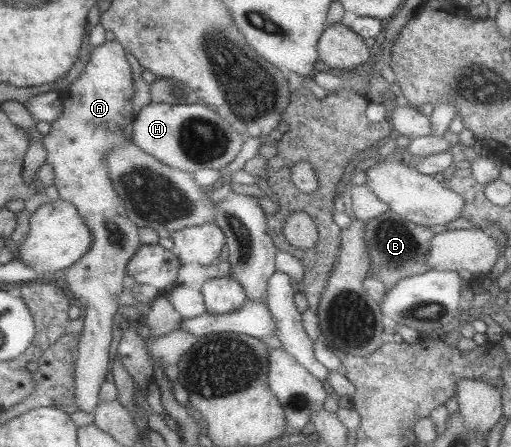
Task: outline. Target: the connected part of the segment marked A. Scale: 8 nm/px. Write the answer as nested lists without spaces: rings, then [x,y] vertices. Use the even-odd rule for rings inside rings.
[[[109,40],[101,45],[93,47],[90,59],[85,63],[85,69],[73,81],[69,89],[60,92],[63,102],[63,113],[51,122],[51,129],[44,135],[44,146],[47,150],[46,163],[53,166],[54,184],[57,186],[60,198],[75,205],[79,215],[83,218],[87,228],[93,234],[93,243],[89,245],[89,251],[67,268],[65,278],[67,285],[75,300],[84,308],[85,320],[81,340],[78,342],[76,359],[76,387],[75,401],[79,411],[93,413],[99,403],[99,387],[110,378],[113,351],[111,342],[113,335],[113,317],[117,313],[118,296],[125,292],[123,287],[126,277],[127,264],[133,254],[141,247],[139,227],[135,225],[127,213],[125,205],[117,193],[111,177],[109,177],[109,165],[107,165],[107,152],[119,144],[125,144],[133,139],[133,97],[135,89],[131,65],[126,57],[125,48],[117,40]]]

